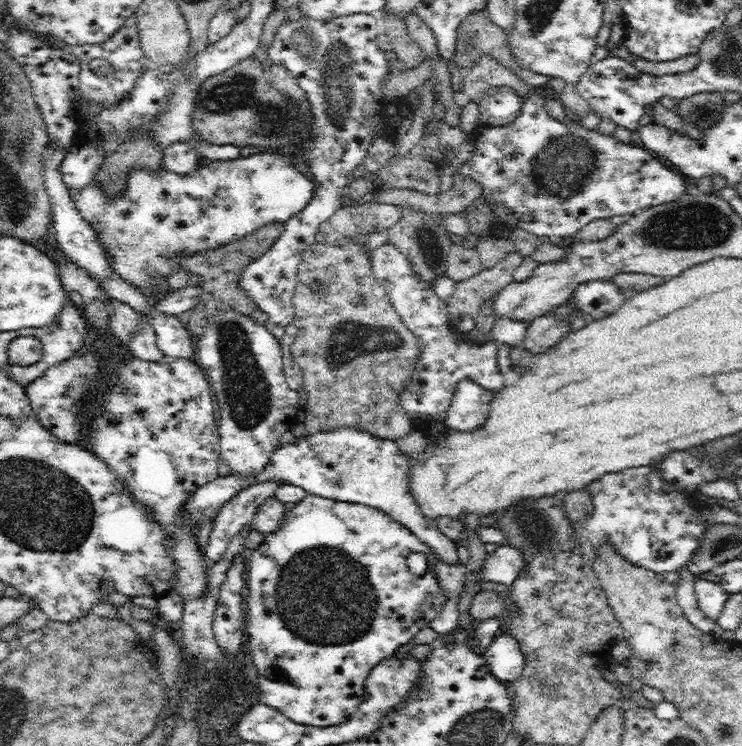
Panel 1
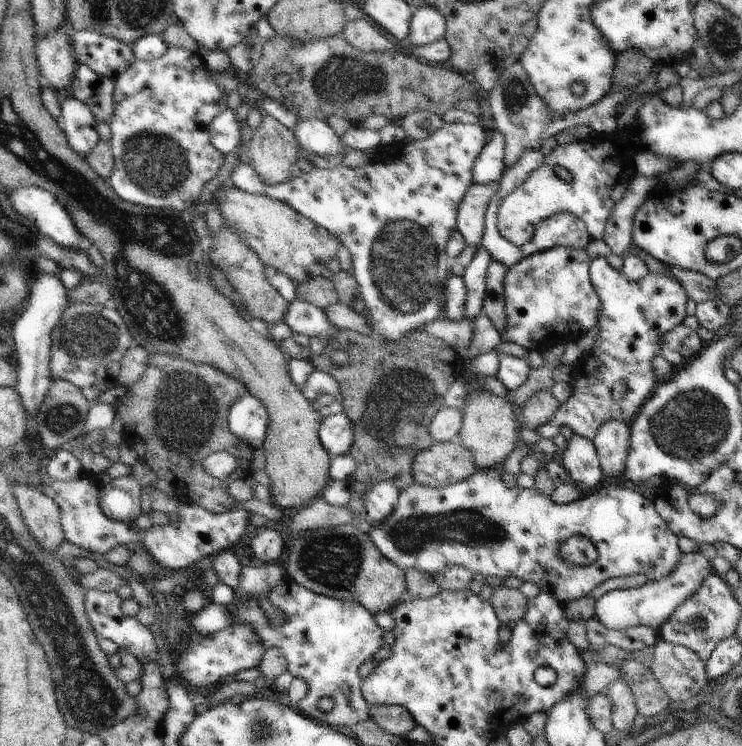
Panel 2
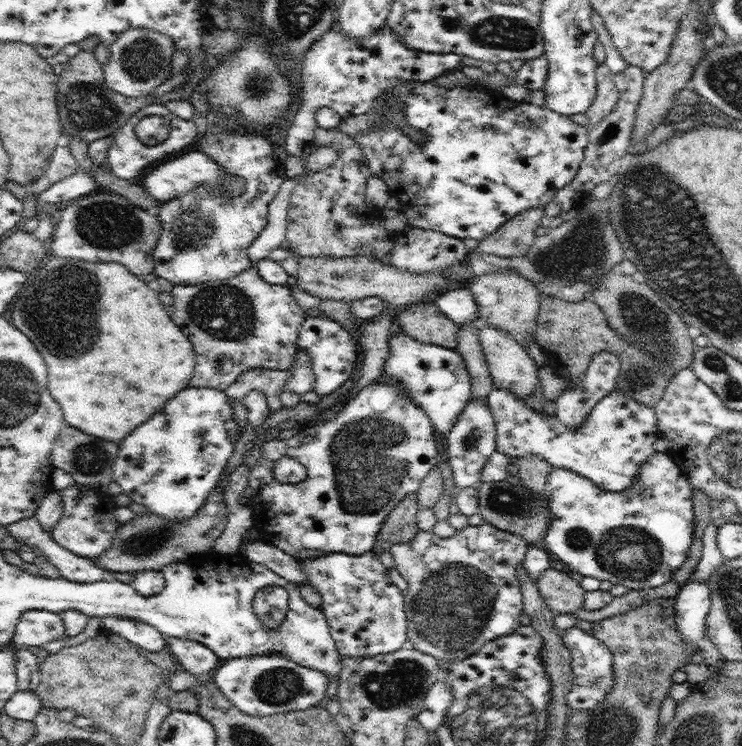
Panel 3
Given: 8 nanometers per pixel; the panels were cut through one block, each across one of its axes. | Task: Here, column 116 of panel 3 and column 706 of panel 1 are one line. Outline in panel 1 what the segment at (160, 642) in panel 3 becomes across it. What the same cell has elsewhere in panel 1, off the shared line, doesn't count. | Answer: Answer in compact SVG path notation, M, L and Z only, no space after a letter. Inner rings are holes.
M684 565L679 572L680 582L678 582L678 588L675 588L675 593L678 605L680 605L682 611L686 614L688 621L706 634L719 635L719 625L713 619L708 619L700 611L694 592L696 576L689 572L687 565Z

